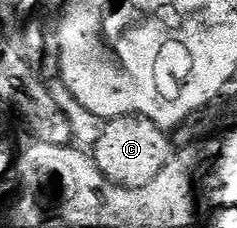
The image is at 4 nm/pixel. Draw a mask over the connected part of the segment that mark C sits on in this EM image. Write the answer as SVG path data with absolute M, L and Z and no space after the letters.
M117 117L105 122L100 141L92 146L92 156L112 183L135 189L152 183L164 171L172 156L170 141L172 145L171 134L156 123L142 117Z

